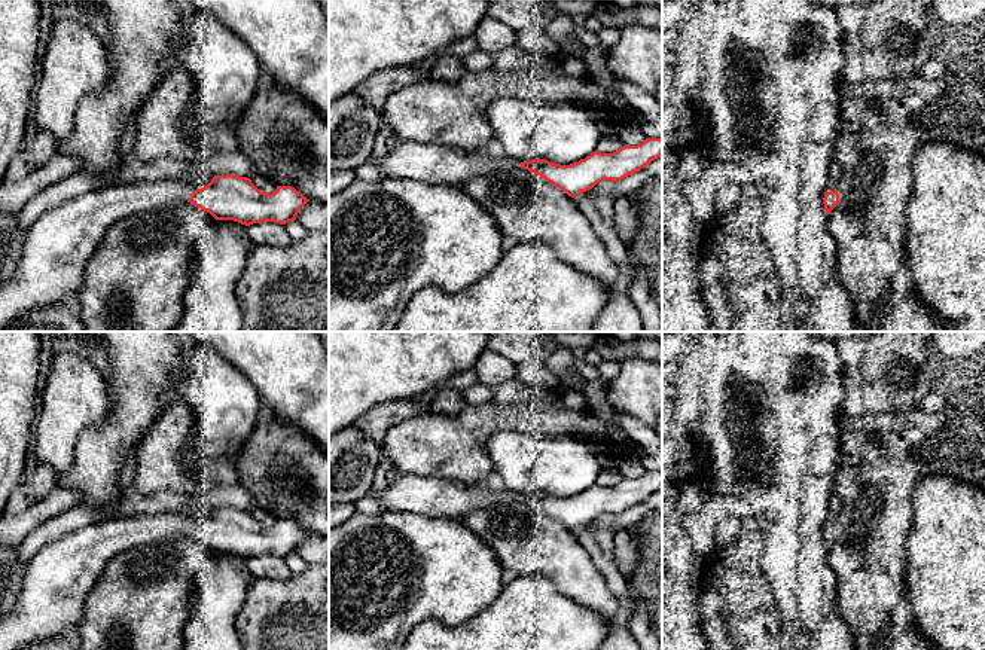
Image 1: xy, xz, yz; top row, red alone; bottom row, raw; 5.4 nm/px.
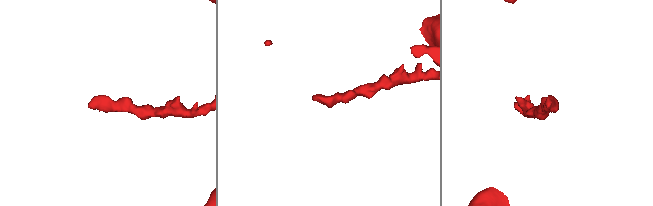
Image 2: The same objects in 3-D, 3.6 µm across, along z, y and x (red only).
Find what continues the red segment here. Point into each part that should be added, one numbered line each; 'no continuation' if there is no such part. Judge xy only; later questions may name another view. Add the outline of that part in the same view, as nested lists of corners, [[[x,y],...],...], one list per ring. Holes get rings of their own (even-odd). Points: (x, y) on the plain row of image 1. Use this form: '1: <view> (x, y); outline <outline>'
1: xy (61, 574); outline [[[162,512],[109,518],[49,541],[28,562],[16,604],[0,619],[0,650],[21,650],[37,641],[76,637],[85,599],[116,555],[131,547],[185,537],[192,527],[186,515]]]

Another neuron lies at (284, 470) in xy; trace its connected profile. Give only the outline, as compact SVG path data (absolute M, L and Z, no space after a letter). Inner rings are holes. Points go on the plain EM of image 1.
M262 405L234 466L257 507L329 537L329 454Z

